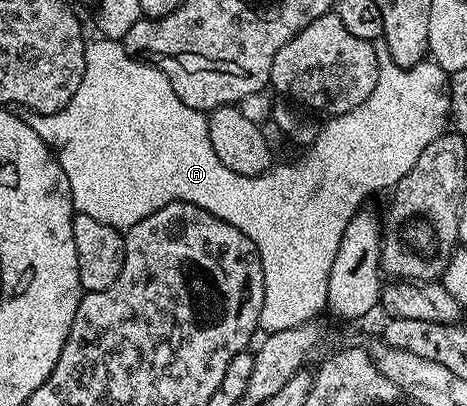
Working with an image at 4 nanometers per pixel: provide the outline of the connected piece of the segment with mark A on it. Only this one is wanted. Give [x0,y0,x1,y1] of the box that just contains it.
[25,39,451,334]

